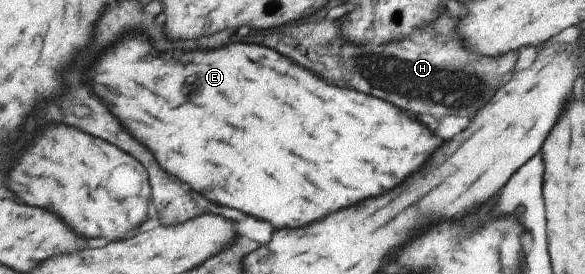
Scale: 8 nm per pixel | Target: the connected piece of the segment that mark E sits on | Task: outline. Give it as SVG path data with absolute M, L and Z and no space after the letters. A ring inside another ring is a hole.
M131 32L131 34L123 36L123 40L119 40L115 46L105 48L101 54L97 54L87 76L89 76L87 86L91 88L91 92L107 104L111 114L119 120L119 124L135 140L145 144L145 148L155 156L155 160L159 162L159 166L165 172L169 172L171 176L179 178L185 184L191 184L191 188L195 192L199 192L201 196L207 196L207 200L213 200L217 204L223 202L229 208L237 208L245 214L267 220L275 228L285 228L285 226L299 228L299 226L315 222L339 208L357 204L359 200L365 200L369 196L379 196L379 194L395 188L407 176L417 172L421 168L421 164L429 158L429 154L433 154L433 150L439 148L439 144L441 144L441 140L435 138L425 126L421 126L415 118L403 114L393 104L371 98L367 94L355 92L355 90L351 92L349 88L339 88L339 86L327 84L325 80L317 78L313 72L287 60L285 56L279 56L275 50L269 50L263 44L237 44L235 42L235 44L221 46L217 50L191 50L191 52L183 52L179 56L179 60L171 62L151 46L151 42L145 34Z

